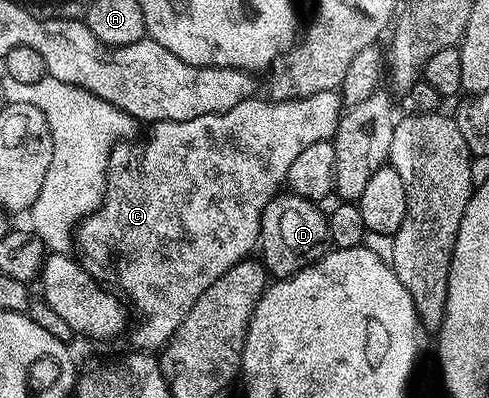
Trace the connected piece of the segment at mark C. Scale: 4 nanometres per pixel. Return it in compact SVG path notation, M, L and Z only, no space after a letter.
M338 91L309 94L305 98L296 100L257 99L247 99L234 106L233 109L225 110L224 113L205 114L201 118L189 118L185 122L162 120L160 124L150 125L151 133L148 134L147 141L143 144L143 153L139 156L139 172L135 172L135 156L133 153L127 152L126 143L120 142L111 149L107 167L107 191L103 193L103 202L99 205L98 210L80 220L73 237L73 244L77 249L77 259L85 271L104 286L116 284L120 288L118 291L126 297L129 304L129 299L131 299L130 307L132 309L135 307L139 311L139 325L135 329L133 329L134 327L130 329L130 332L132 331L130 347L132 349L142 350L148 354L155 354L162 350L173 338L177 326L181 326L181 322L185 322L185 314L189 314L189 310L193 310L193 302L197 302L197 298L201 298L201 294L205 294L205 290L209 290L209 286L213 286L213 282L217 282L217 278L221 278L221 274L225 274L225 270L229 270L229 266L248 259L256 251L257 245L260 243L263 211L271 197L284 187L289 174L289 166L293 166L294 160L301 155L301 150L305 150L305 146L313 146L317 142L331 140L334 137L339 125L339 117L345 108Z

